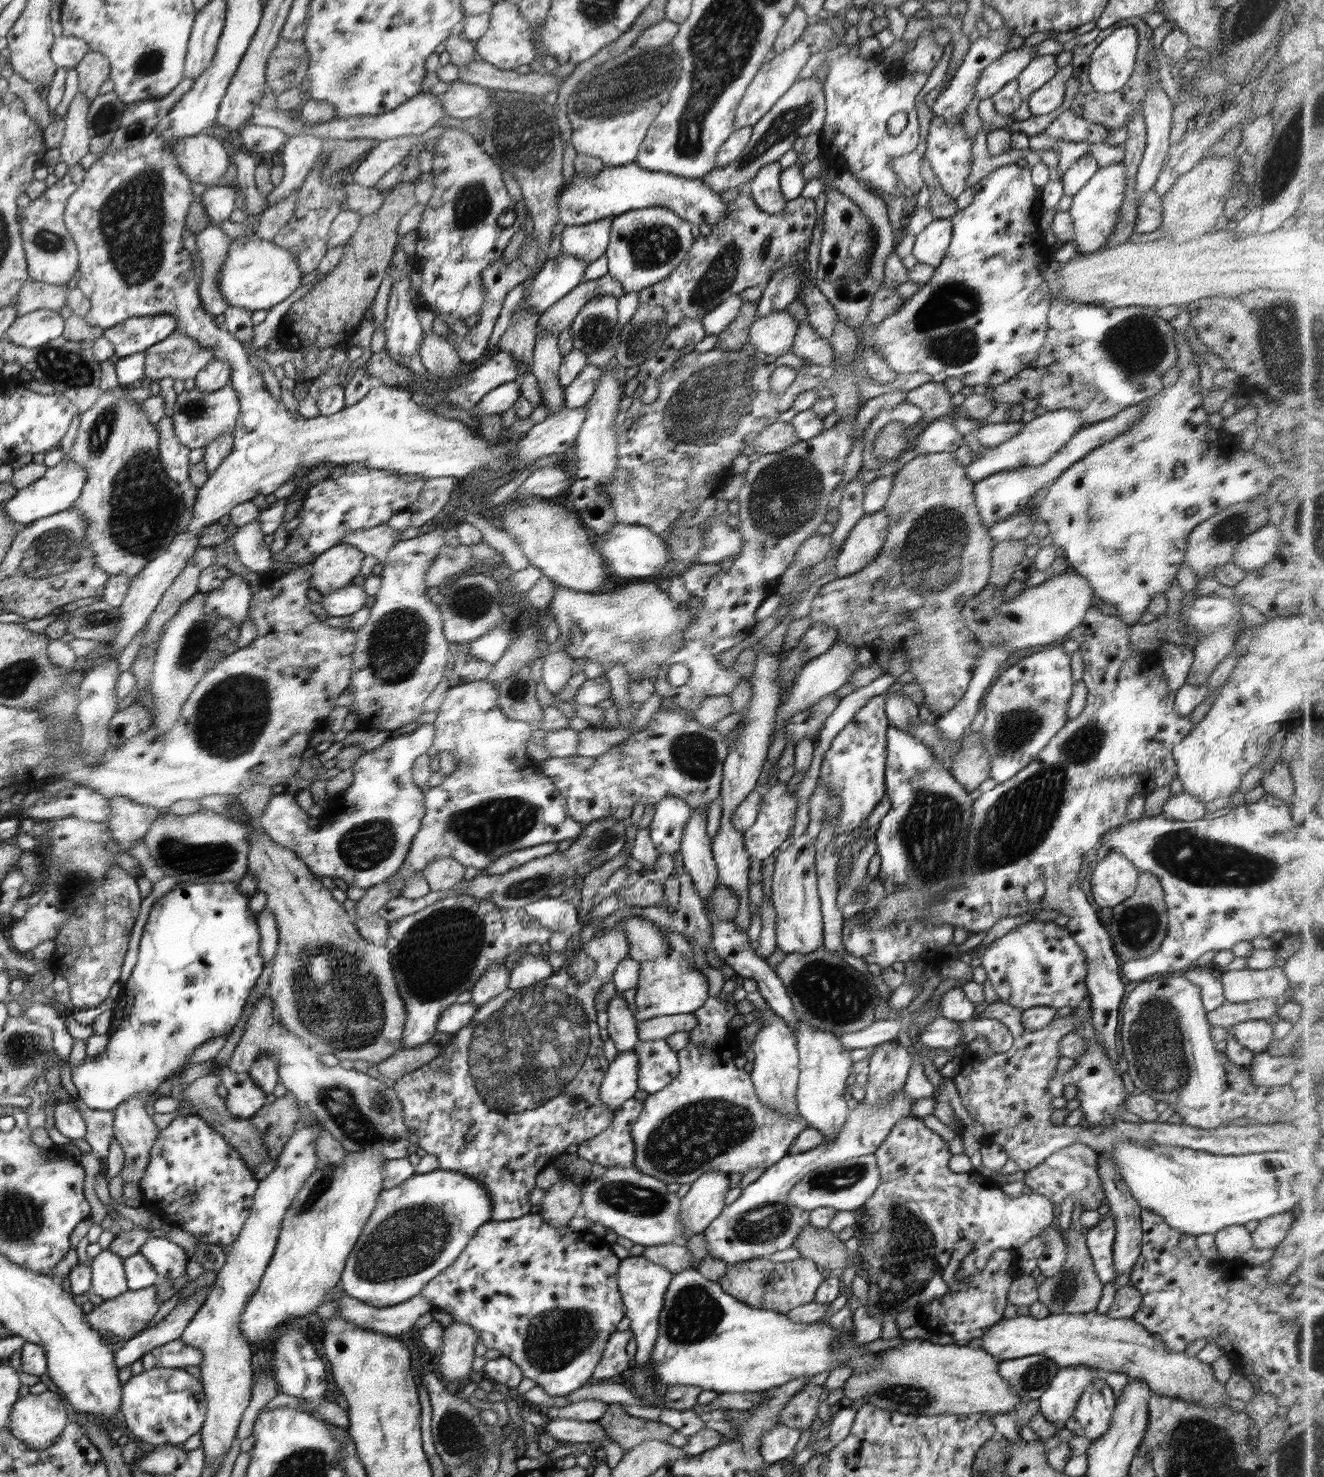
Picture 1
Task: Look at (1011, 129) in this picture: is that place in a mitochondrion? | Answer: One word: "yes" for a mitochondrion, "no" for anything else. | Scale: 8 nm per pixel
no

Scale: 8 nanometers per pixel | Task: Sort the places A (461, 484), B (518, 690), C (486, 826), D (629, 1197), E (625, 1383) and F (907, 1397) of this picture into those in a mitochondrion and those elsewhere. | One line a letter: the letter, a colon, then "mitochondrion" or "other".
A: other
B: mitochondrion
C: mitochondrion
D: mitochondrion
E: other
F: mitochondrion

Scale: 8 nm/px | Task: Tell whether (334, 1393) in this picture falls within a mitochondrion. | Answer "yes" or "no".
no

